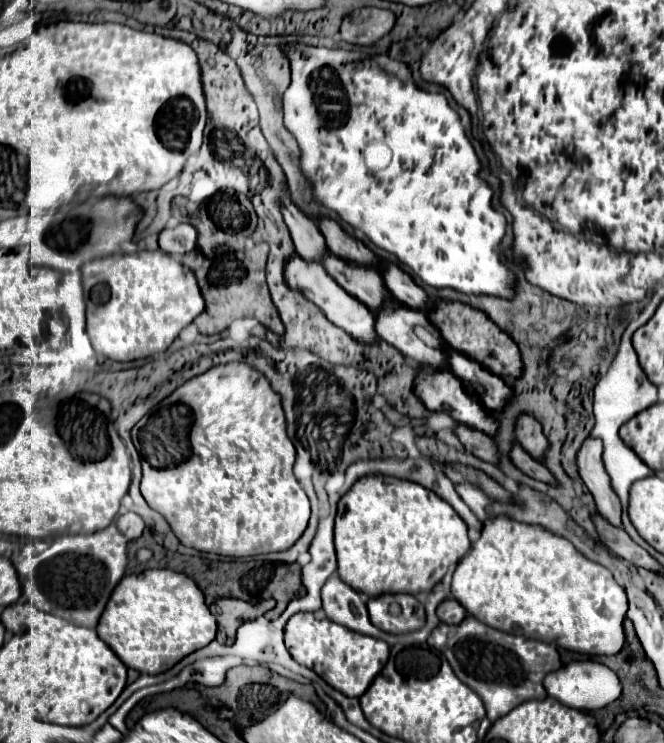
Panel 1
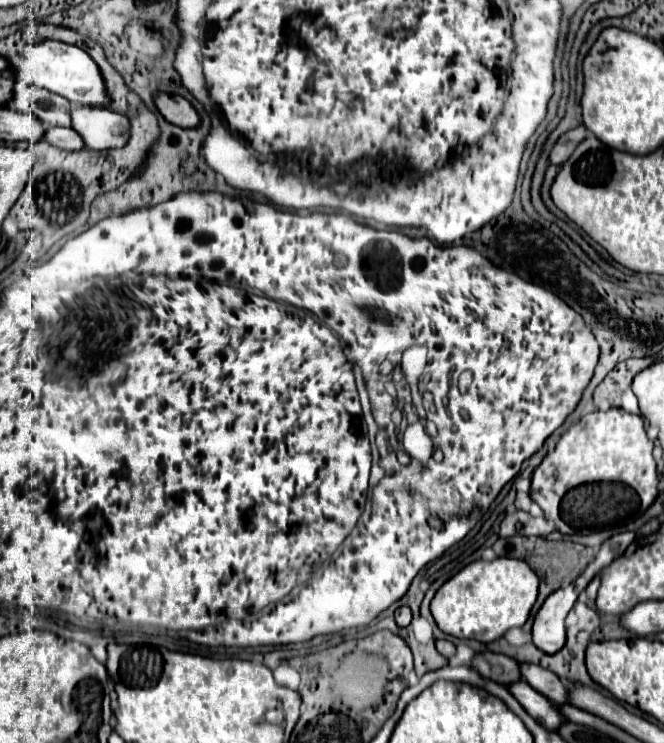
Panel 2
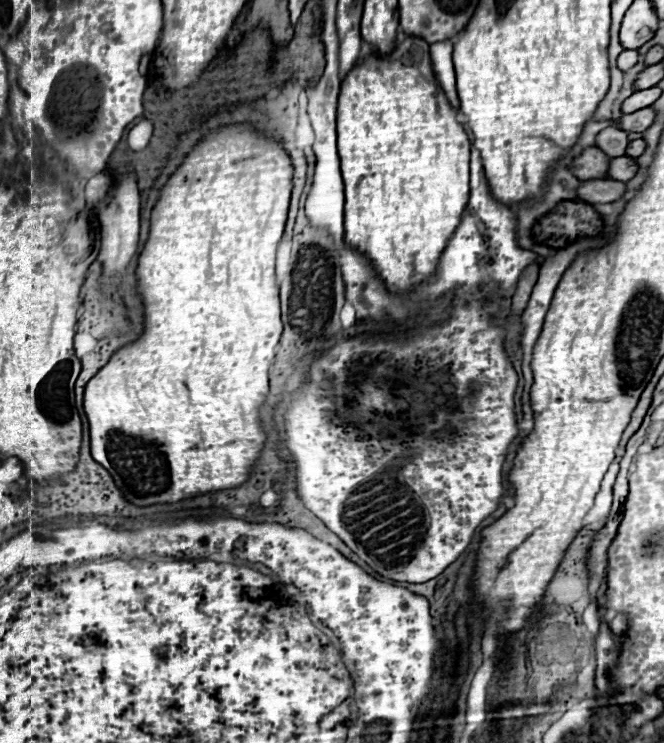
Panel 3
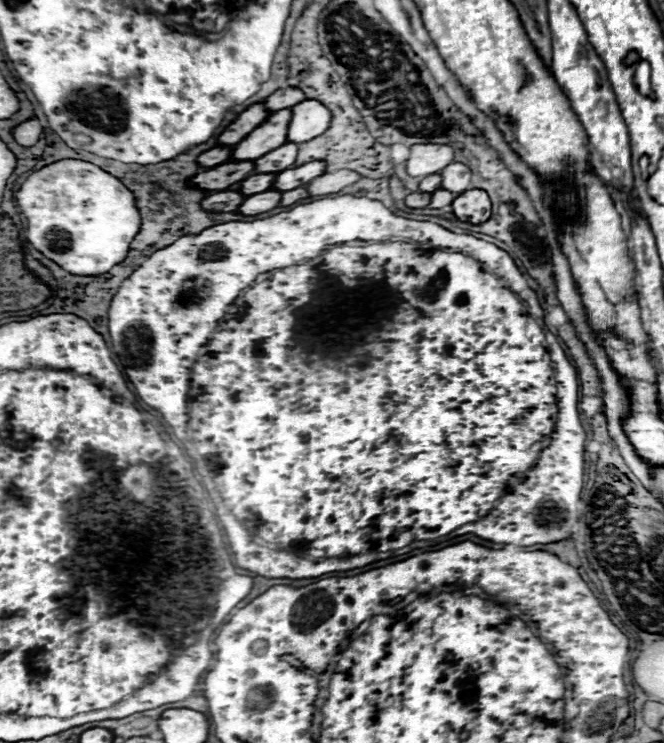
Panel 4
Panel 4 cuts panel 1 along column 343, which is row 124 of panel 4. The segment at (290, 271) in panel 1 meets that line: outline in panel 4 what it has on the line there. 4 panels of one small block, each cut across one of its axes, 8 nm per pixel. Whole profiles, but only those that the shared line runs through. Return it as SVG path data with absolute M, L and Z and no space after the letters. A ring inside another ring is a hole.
M304 100L302 104L296 104L292 108L292 120L286 142L302 144L320 136L322 132L326 132L330 118L330 112L316 100Z

